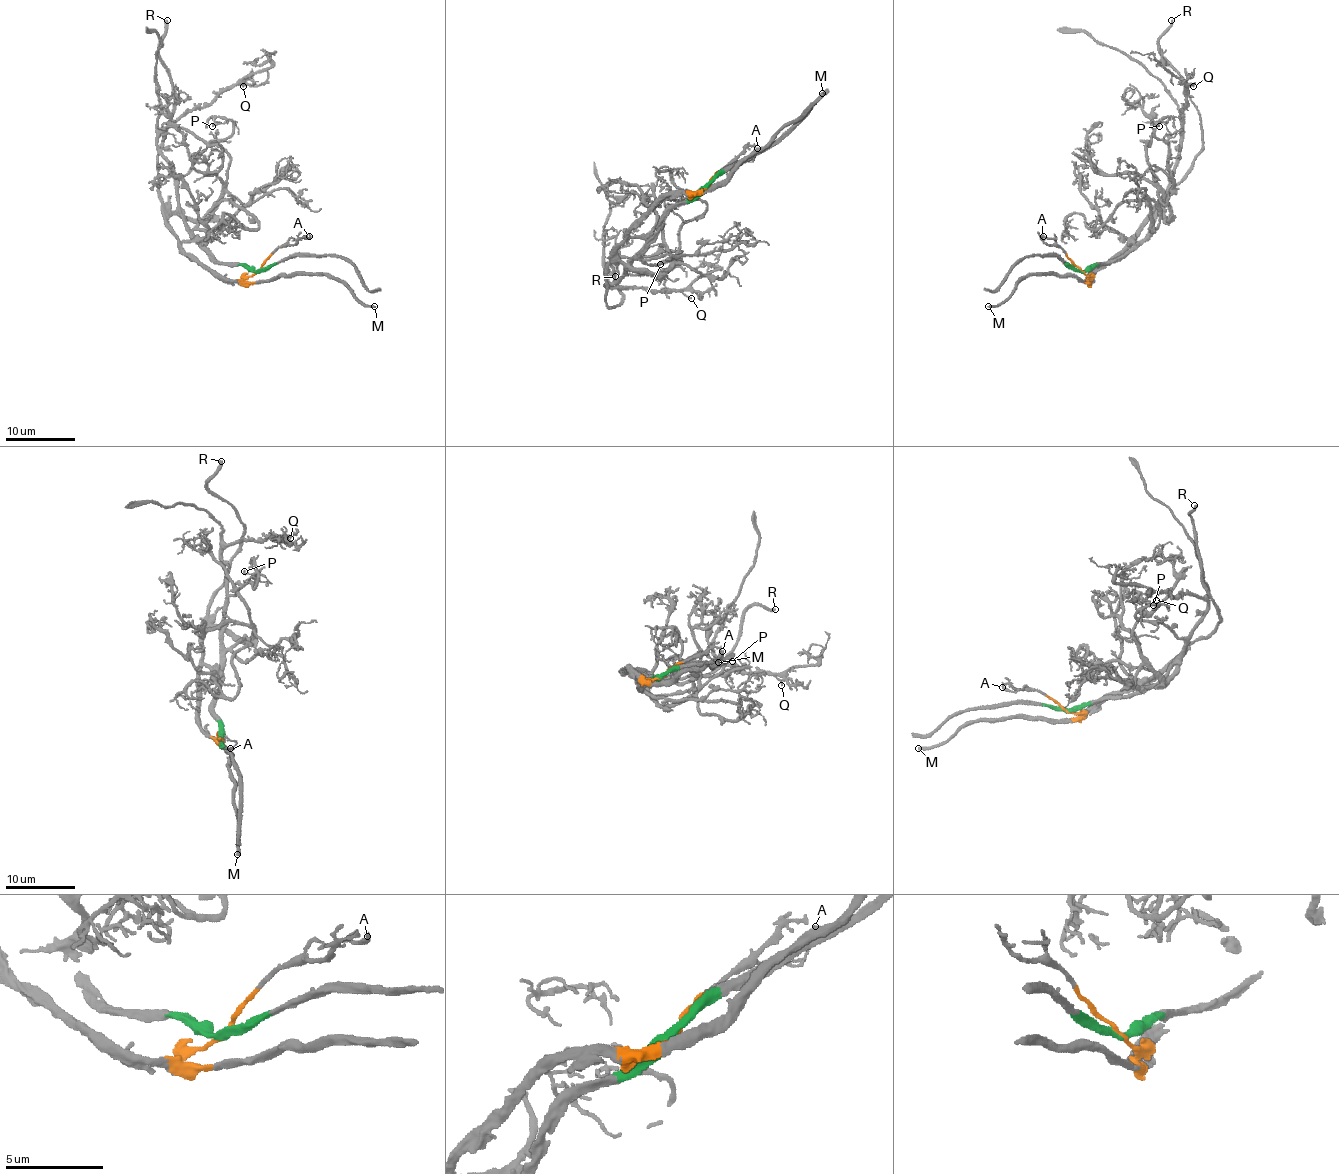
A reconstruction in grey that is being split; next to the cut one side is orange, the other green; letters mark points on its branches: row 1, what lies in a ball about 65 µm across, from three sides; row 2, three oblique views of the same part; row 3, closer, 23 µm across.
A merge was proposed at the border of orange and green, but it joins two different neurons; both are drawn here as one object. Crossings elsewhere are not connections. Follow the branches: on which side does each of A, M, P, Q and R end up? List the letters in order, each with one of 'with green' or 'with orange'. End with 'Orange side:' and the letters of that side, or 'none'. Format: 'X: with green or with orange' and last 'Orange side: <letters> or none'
A: with orange
M: with orange
P: with green
Q: with green
R: with orange
Orange side: A, M, R

